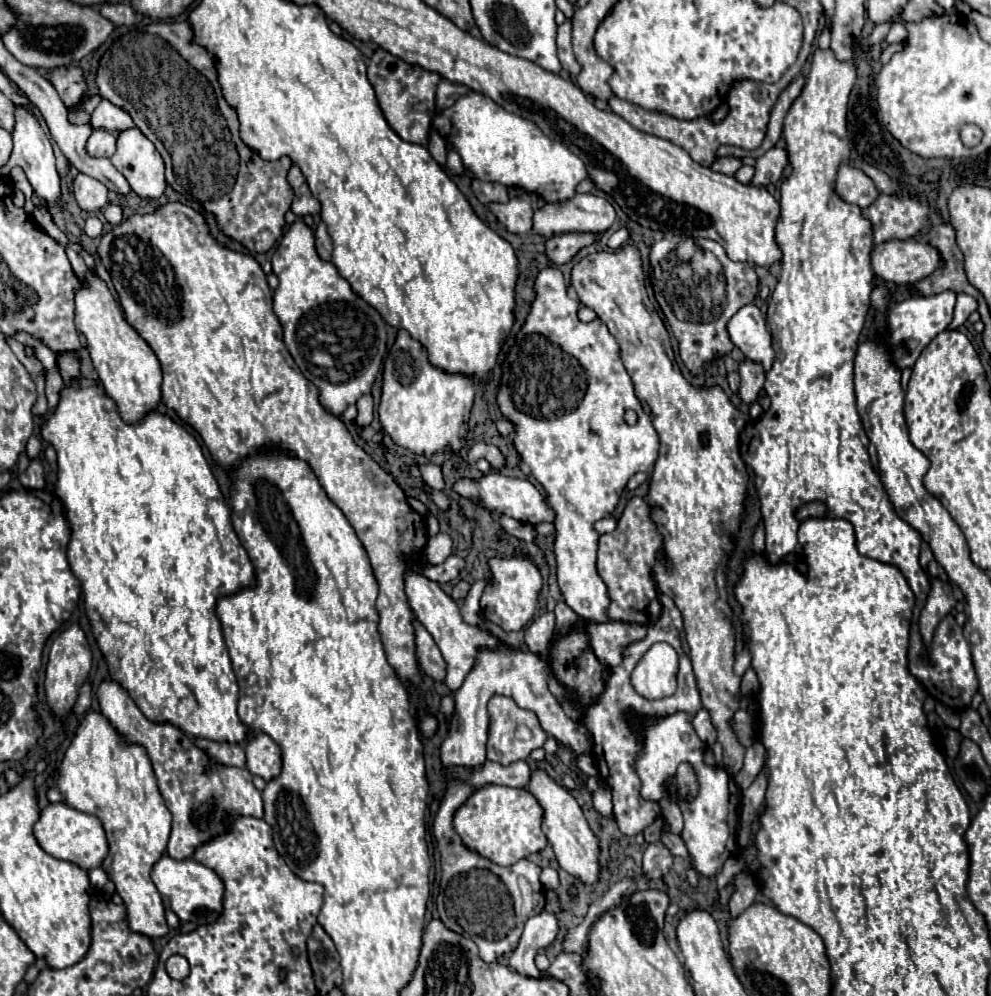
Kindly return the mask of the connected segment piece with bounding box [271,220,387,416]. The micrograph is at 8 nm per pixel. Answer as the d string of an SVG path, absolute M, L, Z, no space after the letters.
M295 220L287 228L271 262L279 276L273 312L283 326L285 346L303 376L319 388L321 404L331 414L341 416L349 404L371 392L387 352L385 322L373 306L351 290L331 262L317 256L313 230L303 220Z

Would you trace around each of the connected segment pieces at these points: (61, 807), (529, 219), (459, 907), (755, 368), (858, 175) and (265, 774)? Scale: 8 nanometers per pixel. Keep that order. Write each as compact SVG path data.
M65 802L49 804L45 810L41 810L41 818L35 824L35 838L47 854L51 854L59 860L73 862L73 864L81 866L83 870L99 868L109 852L107 840L105 840L105 830L101 828L101 822L95 816L69 808Z
M529 192L511 198L507 204L493 202L489 204L489 210L513 234L527 234L533 228L533 208L531 208Z
M447 788L445 800L441 802L441 808L435 816L433 834L437 838L439 854L441 854L441 888L437 896L437 912L441 916L441 922L467 938L471 938L479 948L479 958L483 962L495 962L497 958L509 954L513 946L517 946L517 938L521 936L521 928L525 920L529 918L523 914L523 900L517 886L517 878L525 876L527 882L533 888L535 906L533 912L541 912L545 898L543 898L543 886L539 882L541 868L535 862L519 860L513 866L497 866L495 862L467 850L453 830L453 814L455 810L469 798L473 788Z
M741 360L739 362L739 374L741 374L741 388L739 394L743 398L743 402L751 404L757 400L759 390L763 388L765 382L765 370L761 364L753 362L753 360Z
M849 164L839 166L835 190L845 202L857 204L861 208L867 208L879 196L879 190L871 182L871 178L865 176L861 170L849 166Z
M257 732L253 734L249 740L247 740L247 746L245 746L245 758L249 758L247 762L247 768L253 776L261 776L265 782L279 776L281 772L281 750L277 748L277 744Z

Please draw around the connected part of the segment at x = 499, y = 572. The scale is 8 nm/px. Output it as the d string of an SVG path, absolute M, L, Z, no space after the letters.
M521 556L493 558L493 560L489 560L489 566L493 572L493 578L481 596L483 616L507 632L525 628L535 614L537 596L539 596L539 590L543 586L543 578L539 574L537 566L531 560L521 558Z

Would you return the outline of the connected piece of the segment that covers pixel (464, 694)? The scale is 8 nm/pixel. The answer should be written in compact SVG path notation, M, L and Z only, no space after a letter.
M503 642L497 648L481 648L477 652L471 672L467 674L463 686L453 694L455 716L451 720L449 736L441 744L443 764L481 764L481 760L485 760L485 742L487 742L487 732L489 732L487 702L493 694L512 697L520 708L533 710L541 722L541 728L547 734L571 746L571 752L577 758L579 770L585 776L599 776L593 764L593 758L591 758L593 740L589 736L589 730L583 724L575 724L571 718L567 718L567 714L557 704L557 700L553 700L553 694L547 688L547 672L545 672L543 658L539 654L519 650Z

